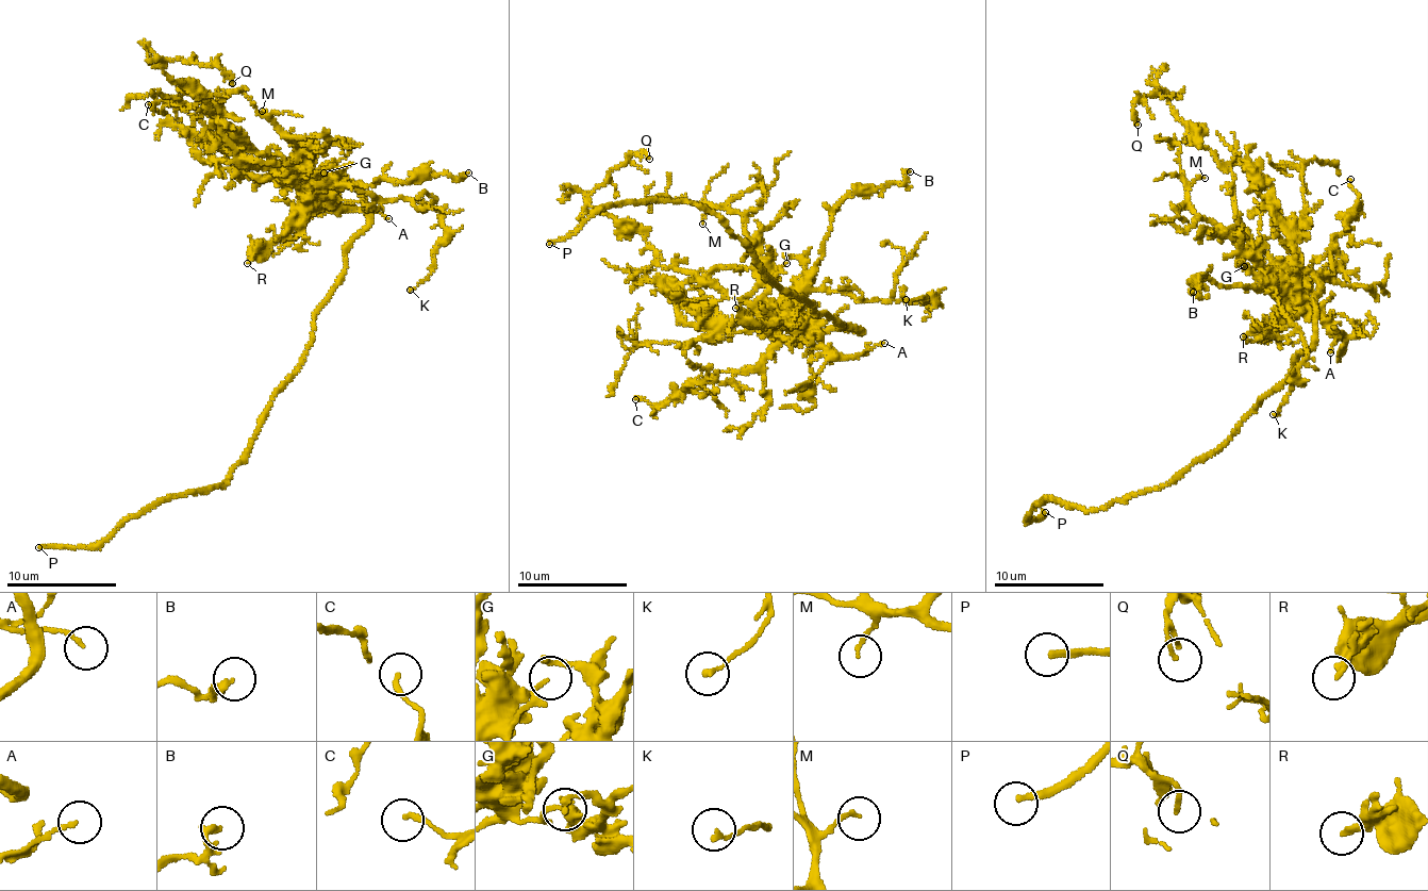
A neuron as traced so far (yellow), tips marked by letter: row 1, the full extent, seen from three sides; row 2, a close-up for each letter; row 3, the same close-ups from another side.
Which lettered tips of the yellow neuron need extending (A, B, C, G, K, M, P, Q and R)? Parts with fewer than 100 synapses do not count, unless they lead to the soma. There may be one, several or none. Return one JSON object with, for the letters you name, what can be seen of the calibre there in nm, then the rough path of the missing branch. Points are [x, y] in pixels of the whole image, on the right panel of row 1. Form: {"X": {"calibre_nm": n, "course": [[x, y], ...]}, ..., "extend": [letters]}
{"P": {"calibre_nm": 240}, "extend": ["P"]}

